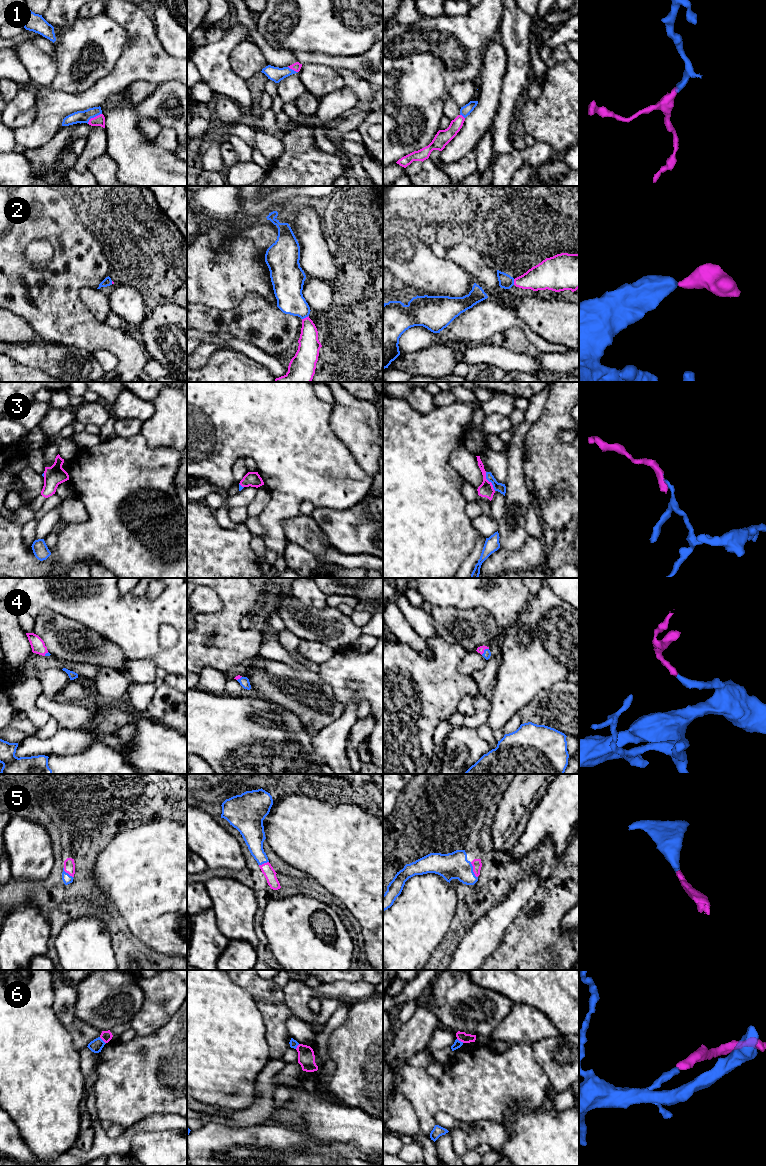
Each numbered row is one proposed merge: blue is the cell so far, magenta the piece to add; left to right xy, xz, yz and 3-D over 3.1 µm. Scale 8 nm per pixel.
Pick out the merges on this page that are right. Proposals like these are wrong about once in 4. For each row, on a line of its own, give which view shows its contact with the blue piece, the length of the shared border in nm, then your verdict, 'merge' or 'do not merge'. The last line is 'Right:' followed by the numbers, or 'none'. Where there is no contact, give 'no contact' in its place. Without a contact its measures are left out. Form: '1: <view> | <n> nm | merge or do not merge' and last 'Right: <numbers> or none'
1: xy | 150 nm | merge
2: xz | 70 nm | merge
3: yz | 170 nm | merge
4: yz | 80 nm | merge
5: yz | 140 nm | merge
6: xy | 80 nm | merge
Right: 1, 2, 3, 4, 5, 6

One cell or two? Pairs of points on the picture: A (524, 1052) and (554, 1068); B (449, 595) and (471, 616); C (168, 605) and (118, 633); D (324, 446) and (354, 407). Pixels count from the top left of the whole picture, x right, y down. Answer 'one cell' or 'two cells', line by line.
A: two cells
B: two cells
C: one cell
D: two cells

